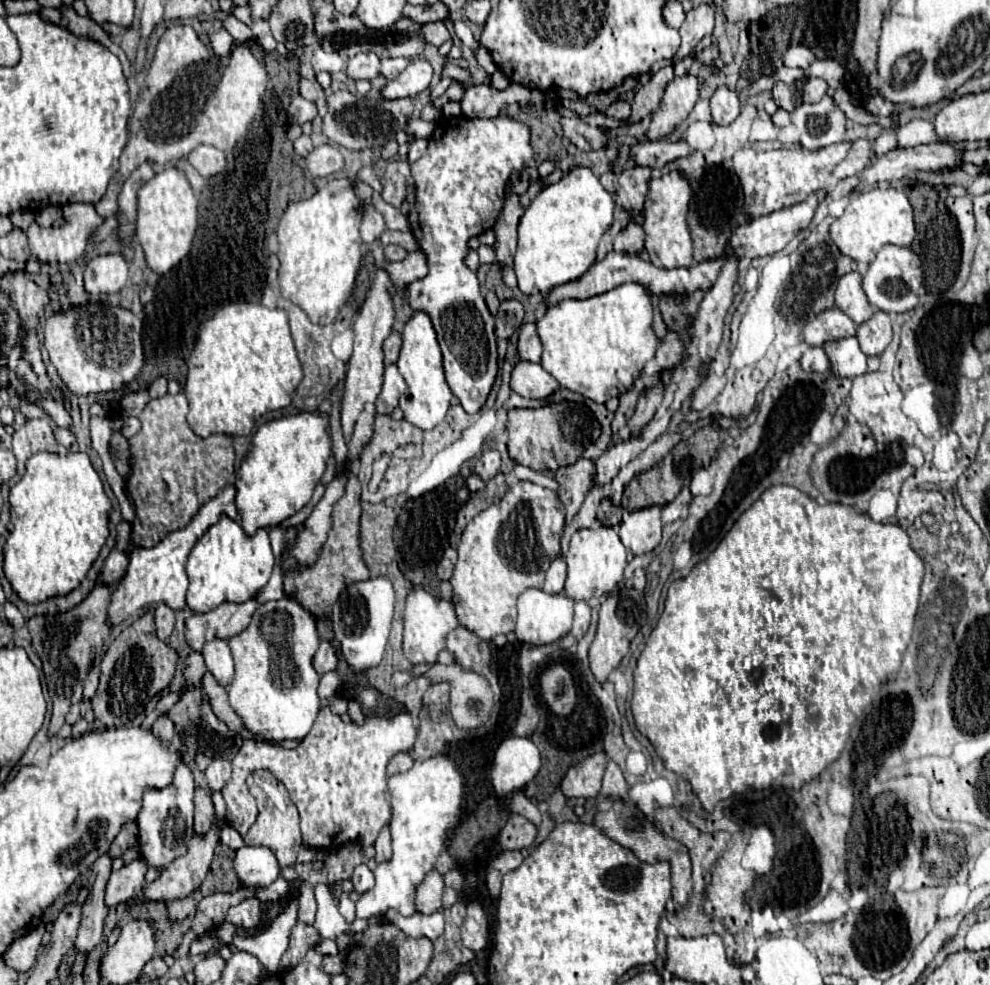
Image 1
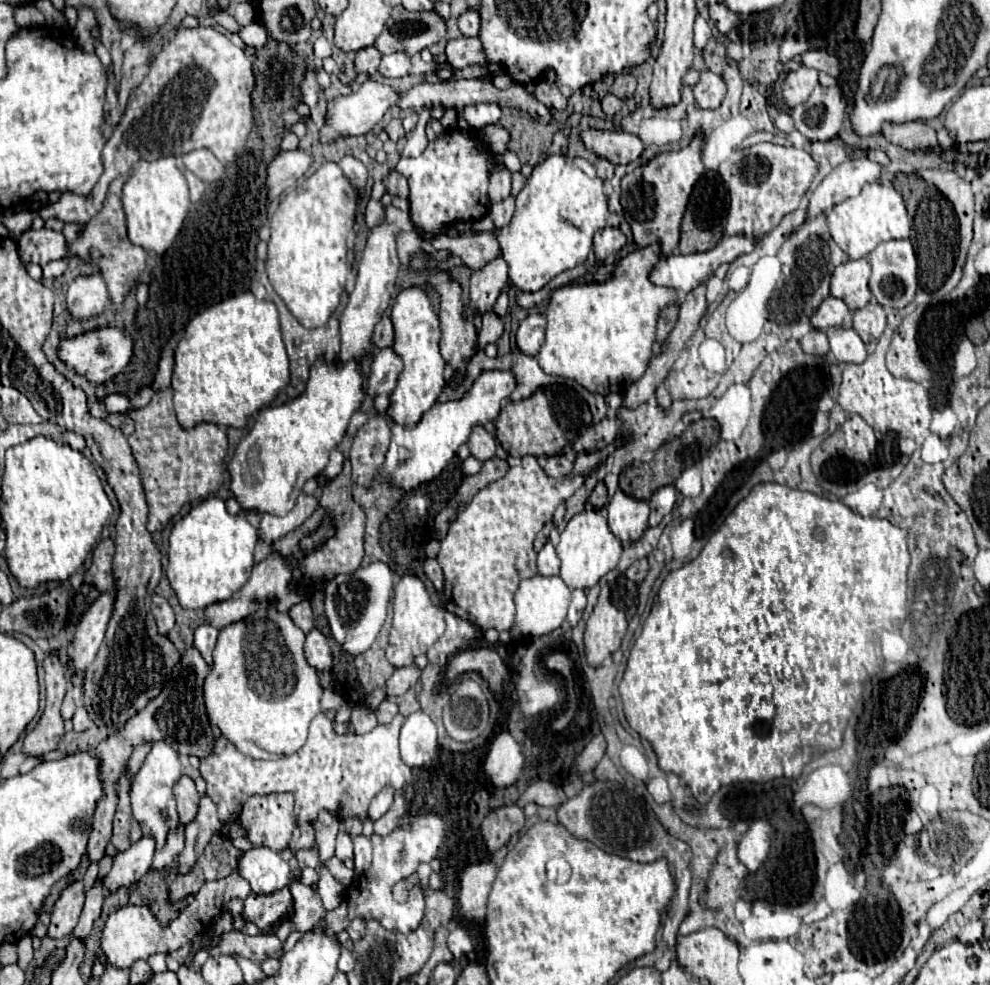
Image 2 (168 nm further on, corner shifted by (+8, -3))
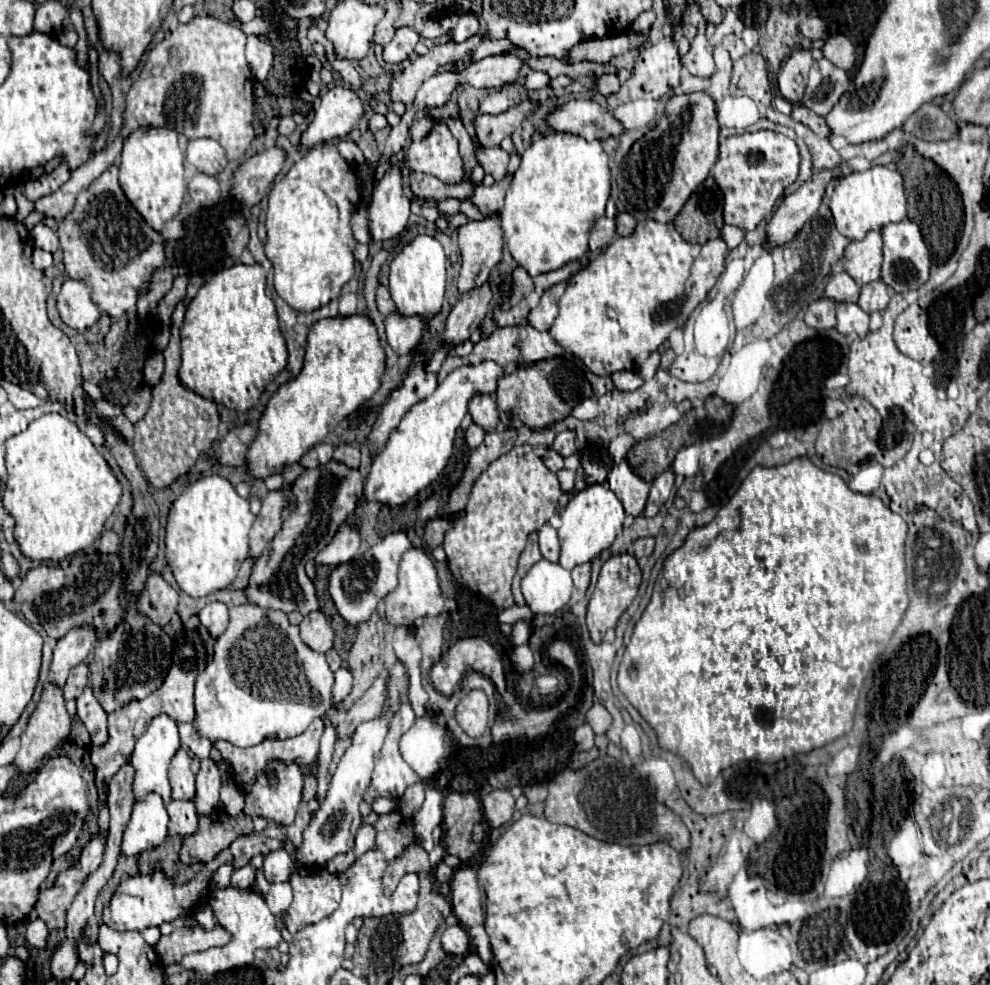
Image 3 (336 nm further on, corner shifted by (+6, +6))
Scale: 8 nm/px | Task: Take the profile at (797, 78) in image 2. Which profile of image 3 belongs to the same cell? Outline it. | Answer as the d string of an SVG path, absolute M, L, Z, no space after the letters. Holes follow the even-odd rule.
M795 50L783 62L779 78L777 78L779 92L783 98L787 98L791 102L801 102L811 64L813 64L813 58L811 58L809 50Z

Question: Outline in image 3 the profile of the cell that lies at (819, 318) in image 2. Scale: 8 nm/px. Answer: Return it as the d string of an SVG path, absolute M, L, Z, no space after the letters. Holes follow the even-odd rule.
M837 272L829 276L825 284L825 296L837 302L857 302L861 286L847 274L847 272Z

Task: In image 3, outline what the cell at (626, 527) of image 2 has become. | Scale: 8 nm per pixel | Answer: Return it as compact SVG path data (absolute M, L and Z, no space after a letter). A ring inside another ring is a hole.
M621 460L619 464L613 466L613 470L607 476L607 482L609 482L609 488L613 488L617 496L621 496L623 508L629 516L643 514L647 494L649 494L649 484L631 470L627 460Z

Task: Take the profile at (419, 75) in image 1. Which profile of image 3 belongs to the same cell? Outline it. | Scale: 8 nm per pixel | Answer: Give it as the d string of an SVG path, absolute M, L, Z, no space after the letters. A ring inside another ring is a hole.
M331 88L315 112L313 122L301 134L299 148L313 148L333 138L343 140L363 116L363 102L351 88Z

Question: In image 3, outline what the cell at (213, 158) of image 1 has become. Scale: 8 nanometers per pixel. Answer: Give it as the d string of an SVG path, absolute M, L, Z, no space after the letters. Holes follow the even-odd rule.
M211 138L191 140L187 146L187 162L209 176L217 176L227 166L225 150L217 140Z

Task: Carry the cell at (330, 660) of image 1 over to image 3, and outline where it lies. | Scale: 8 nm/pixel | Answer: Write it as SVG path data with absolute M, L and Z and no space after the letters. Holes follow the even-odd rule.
M317 610L305 614L299 628L301 628L301 640L315 652L327 652L329 648L333 648L333 630L323 612Z

